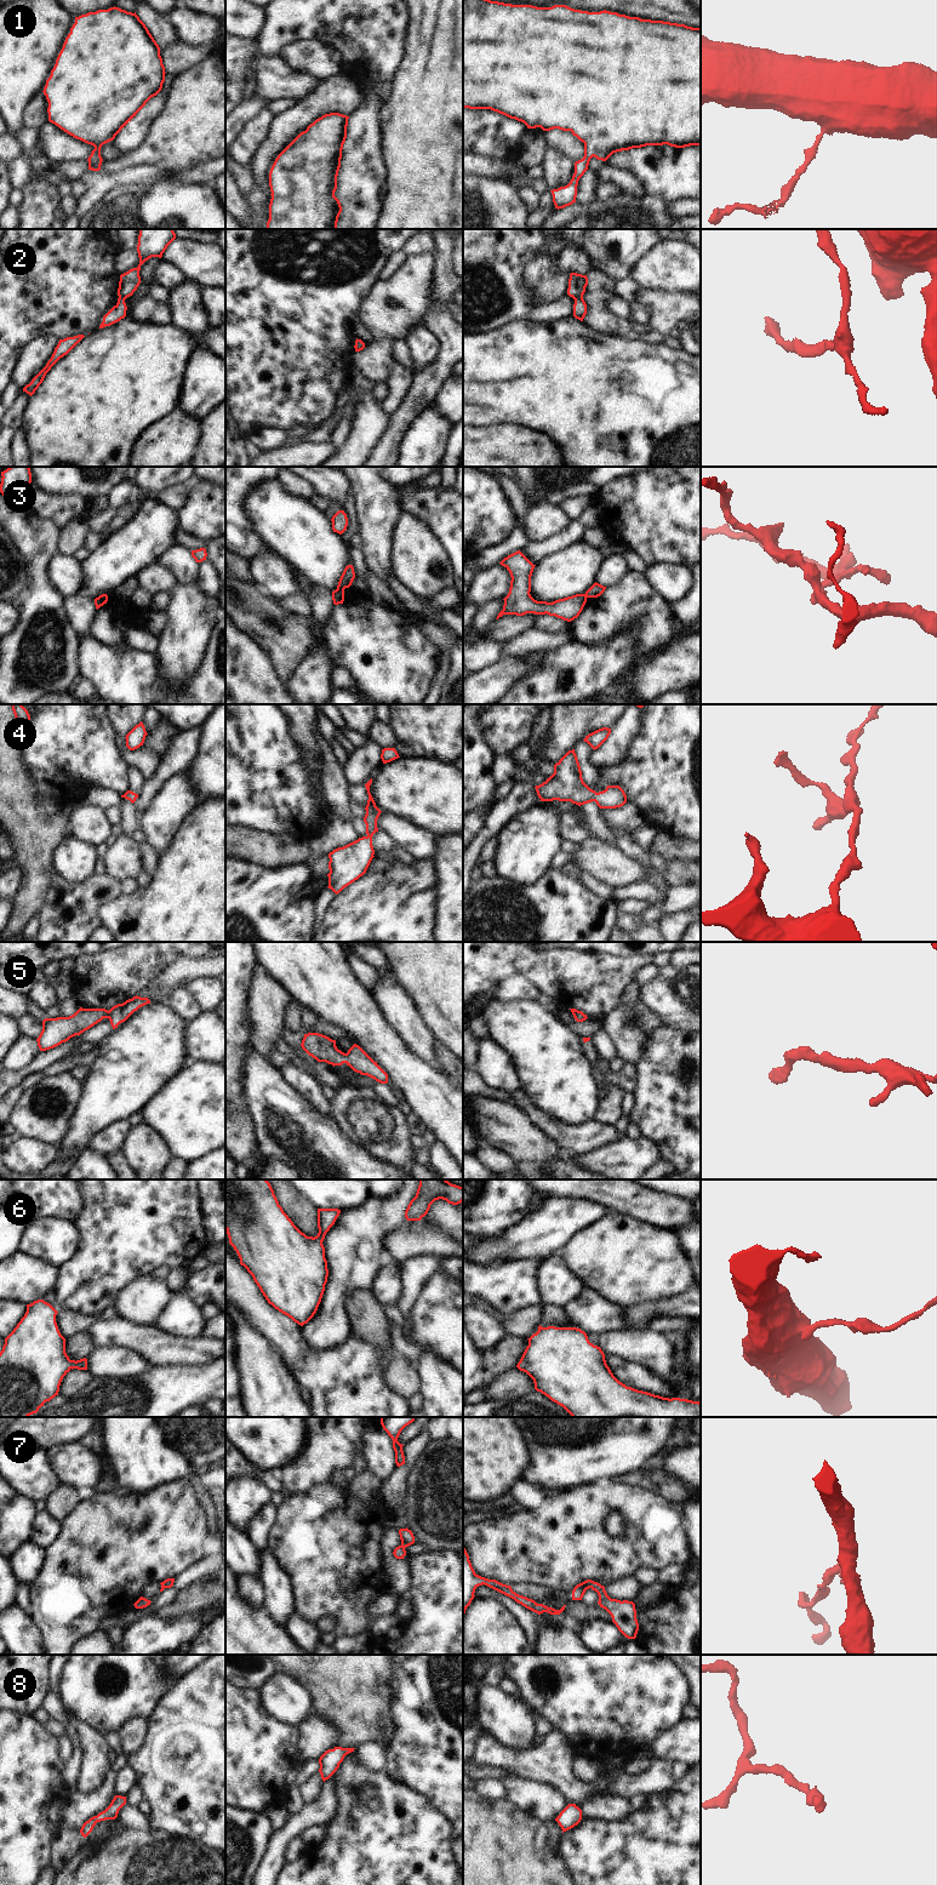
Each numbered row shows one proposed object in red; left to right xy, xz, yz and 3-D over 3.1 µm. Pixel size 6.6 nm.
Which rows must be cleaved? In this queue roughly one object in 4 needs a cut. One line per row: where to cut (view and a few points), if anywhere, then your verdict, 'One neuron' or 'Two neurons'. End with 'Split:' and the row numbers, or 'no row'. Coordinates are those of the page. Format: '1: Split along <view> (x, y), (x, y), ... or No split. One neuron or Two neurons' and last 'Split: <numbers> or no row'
1: No split. One neuron
2: Split along yz (582, 297), (575, 300). Two neurons
3: Split along xz (337, 588), (343, 589). Two neurons
4: No split. One neuron
5: No split. One neuron
6: No split. One neuron
7: No split. One neuron
8: No split. One neuron
Split: 2, 3

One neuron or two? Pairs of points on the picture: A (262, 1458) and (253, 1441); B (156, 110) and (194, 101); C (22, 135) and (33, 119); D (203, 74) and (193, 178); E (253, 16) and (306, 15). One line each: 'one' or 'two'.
A: one
B: two
C: two
D: two
E: two

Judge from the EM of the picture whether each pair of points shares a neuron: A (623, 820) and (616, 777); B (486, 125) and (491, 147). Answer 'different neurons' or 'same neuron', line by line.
A: different neurons
B: same neuron

